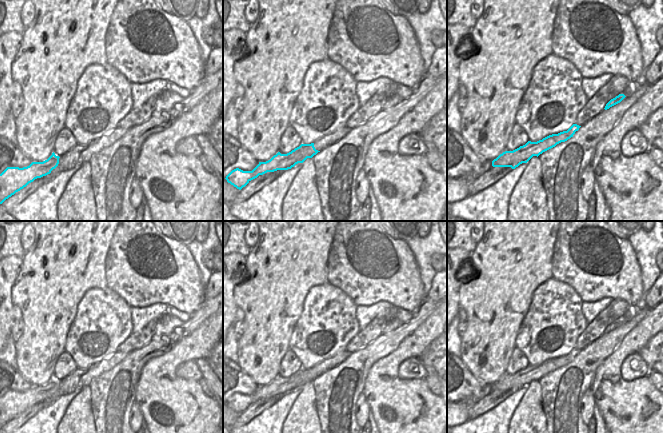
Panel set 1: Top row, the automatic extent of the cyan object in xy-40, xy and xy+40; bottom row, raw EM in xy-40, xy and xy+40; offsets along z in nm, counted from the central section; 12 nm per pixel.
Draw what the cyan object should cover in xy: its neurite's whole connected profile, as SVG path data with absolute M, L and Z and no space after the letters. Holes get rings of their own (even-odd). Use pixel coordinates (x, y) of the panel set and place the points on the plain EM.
M314 367L301 368L287 378L278 376L270 384L266 386L259 386L259 388L252 395L243 395L239 392L232 394L227 400L228 407L241 414L251 404L263 399L267 396L274 396L277 394L288 394L298 387L303 387L307 382L312 382L316 379L318 374L315 373Z

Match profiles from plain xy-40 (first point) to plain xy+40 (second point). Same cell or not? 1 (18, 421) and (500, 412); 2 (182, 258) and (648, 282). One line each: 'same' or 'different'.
1: different
2: different

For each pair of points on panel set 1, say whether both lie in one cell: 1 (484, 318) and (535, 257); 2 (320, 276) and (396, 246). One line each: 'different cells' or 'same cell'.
1: same cell
2: different cells

